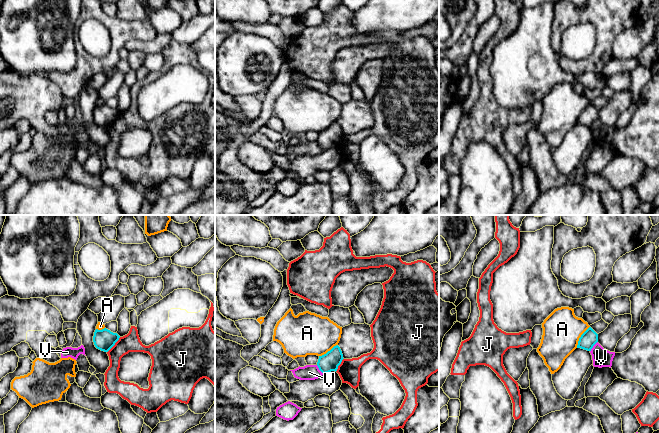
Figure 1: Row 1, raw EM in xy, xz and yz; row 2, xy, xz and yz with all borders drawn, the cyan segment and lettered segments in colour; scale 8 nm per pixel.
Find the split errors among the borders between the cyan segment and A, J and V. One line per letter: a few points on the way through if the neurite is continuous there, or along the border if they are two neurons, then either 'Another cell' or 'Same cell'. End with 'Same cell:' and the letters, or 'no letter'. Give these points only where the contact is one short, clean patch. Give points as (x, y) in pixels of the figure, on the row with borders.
A: Another cell
J: Another cell
V: Boundary: yz (597, 341), (590, 351). Another cell
Same cell: no letter

